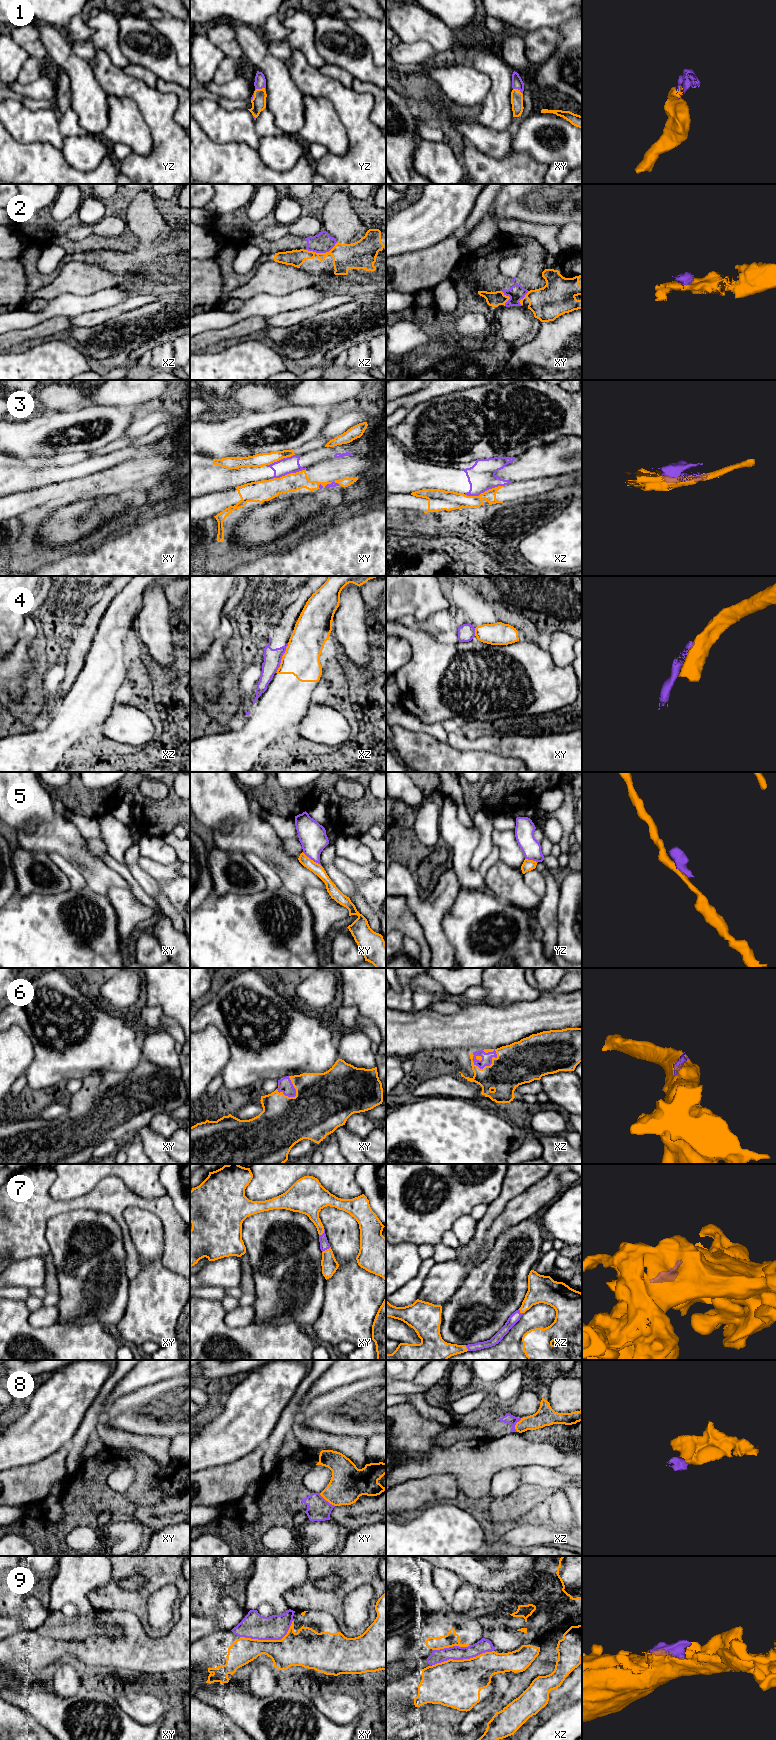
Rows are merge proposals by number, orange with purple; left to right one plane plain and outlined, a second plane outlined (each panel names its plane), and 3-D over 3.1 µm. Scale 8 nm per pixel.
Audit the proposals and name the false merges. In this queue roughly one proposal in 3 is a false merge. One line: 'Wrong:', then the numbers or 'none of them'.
Wrong: 2, 3, 4, 5, 9

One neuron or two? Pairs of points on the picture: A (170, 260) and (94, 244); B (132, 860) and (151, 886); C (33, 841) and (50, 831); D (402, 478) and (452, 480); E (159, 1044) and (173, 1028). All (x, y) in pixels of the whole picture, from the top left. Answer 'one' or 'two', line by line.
A: two
B: one
C: one
D: one
E: two

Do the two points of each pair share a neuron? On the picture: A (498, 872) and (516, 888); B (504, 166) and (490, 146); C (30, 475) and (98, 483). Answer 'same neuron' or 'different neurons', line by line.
A: same neuron
B: different neurons
C: different neurons

